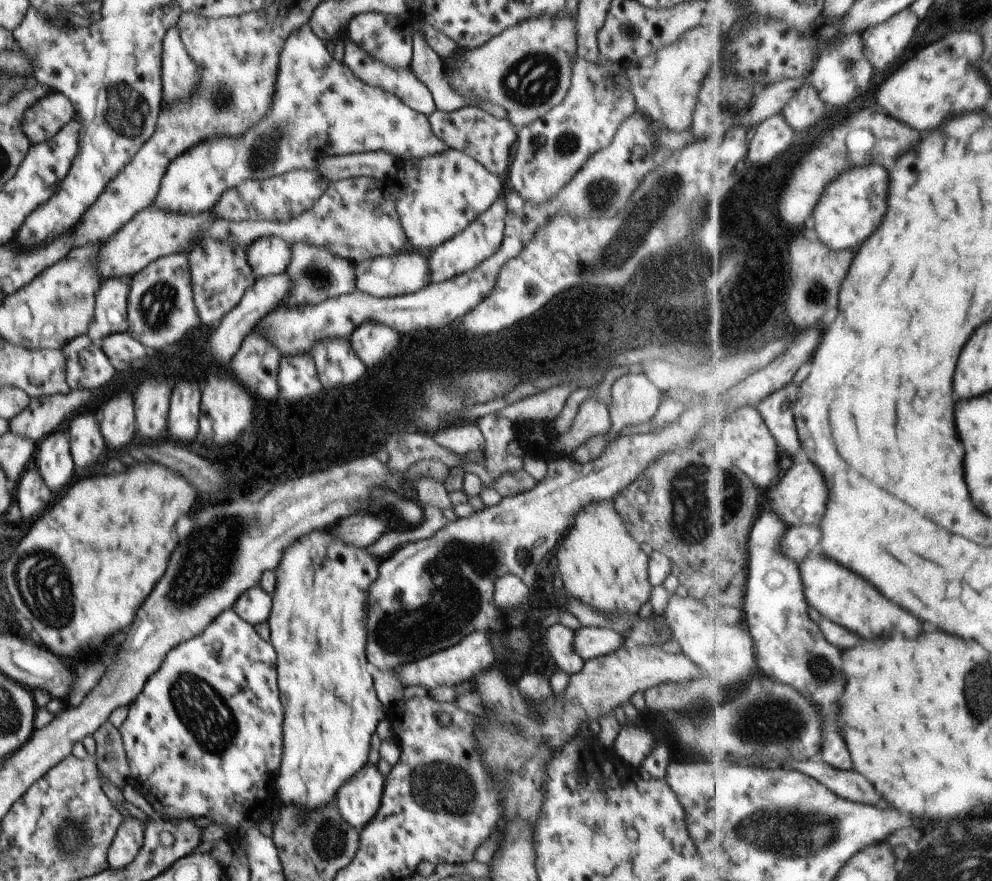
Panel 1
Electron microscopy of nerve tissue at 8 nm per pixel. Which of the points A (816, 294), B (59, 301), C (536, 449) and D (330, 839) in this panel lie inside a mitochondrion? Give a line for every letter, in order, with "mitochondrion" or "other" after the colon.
A: mitochondrion
B: mitochondrion
C: other
D: mitochondrion

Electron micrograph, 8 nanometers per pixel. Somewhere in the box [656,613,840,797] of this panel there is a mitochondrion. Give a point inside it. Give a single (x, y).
(775, 720)

